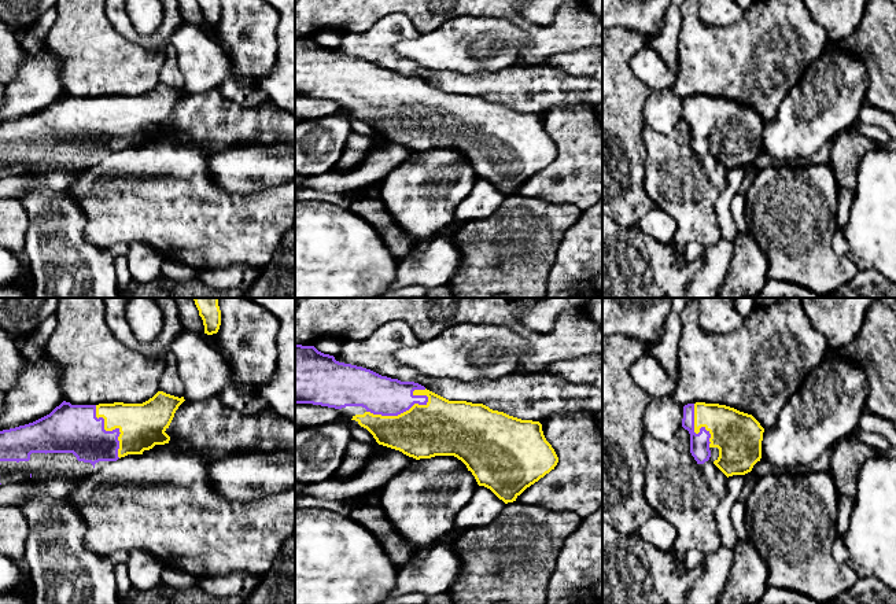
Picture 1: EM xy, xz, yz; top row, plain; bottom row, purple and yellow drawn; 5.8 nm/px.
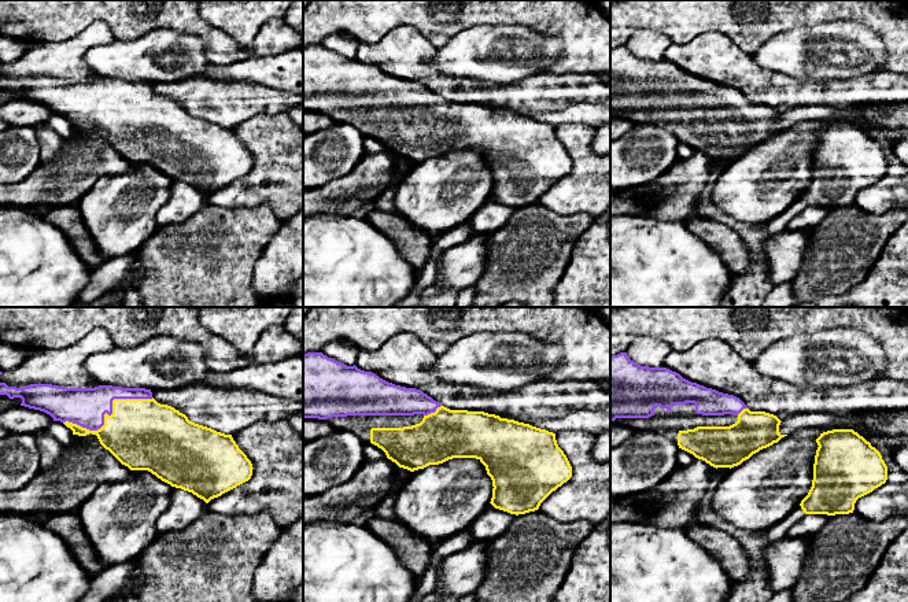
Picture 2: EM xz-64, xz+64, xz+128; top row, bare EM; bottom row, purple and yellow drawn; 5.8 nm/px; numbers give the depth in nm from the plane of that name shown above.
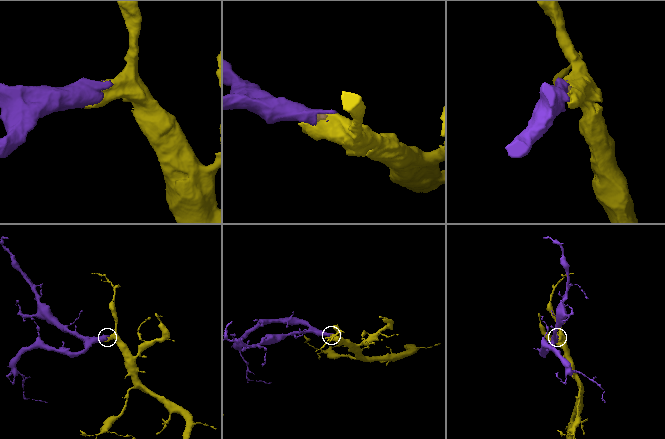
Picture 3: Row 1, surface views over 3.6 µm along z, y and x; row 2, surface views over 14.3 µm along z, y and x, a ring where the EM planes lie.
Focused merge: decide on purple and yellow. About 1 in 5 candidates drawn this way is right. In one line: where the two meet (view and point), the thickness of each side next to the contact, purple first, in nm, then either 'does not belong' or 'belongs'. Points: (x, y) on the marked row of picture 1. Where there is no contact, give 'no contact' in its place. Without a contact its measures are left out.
meets purple in xz at (398, 413); 220 nm thick on the purple side, 320 nm on the other; belongs

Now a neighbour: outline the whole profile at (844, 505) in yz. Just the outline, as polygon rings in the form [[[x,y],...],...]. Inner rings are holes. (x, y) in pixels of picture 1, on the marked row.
[[[838,494],[837,497],[837,533],[845,535],[849,526],[851,513],[853,509],[853,500],[847,496]]]

